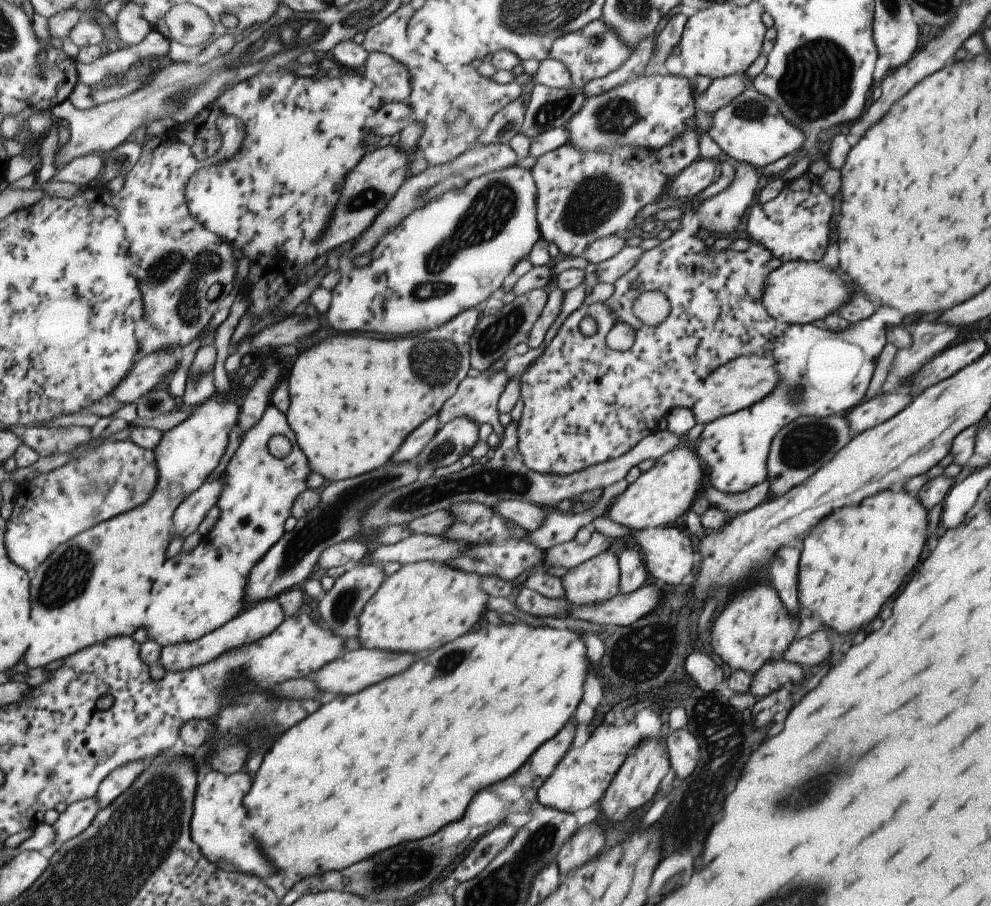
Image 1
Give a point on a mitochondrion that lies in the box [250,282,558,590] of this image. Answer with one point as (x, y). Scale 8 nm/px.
(322, 526)

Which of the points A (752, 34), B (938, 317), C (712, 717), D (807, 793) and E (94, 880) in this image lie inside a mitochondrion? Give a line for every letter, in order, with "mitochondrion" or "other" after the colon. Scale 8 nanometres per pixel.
A: other
B: other
C: mitochondrion
D: mitochondrion
E: mitochondrion

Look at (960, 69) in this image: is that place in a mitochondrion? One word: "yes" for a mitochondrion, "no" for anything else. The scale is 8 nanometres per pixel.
no

